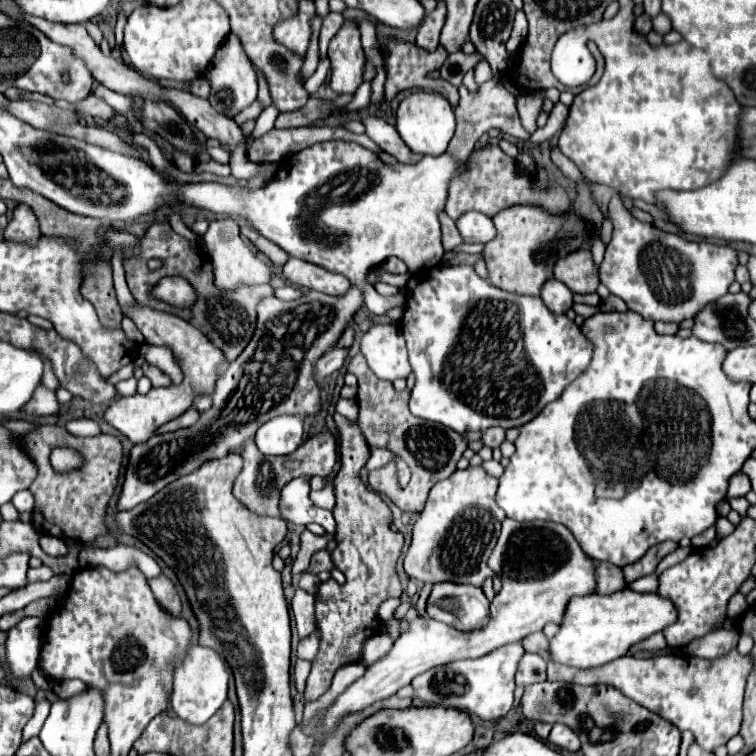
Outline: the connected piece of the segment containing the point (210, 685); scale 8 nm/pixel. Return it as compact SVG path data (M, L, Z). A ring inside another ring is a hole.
M194 645L192 653L188 653L188 661L180 665L180 669L176 669L174 673L172 709L178 713L180 719L188 721L190 725L204 725L226 701L226 691L228 691L228 669L224 659L208 647Z

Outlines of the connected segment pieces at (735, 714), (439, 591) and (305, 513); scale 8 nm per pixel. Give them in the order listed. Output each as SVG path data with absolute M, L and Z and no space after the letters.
M730 649L718 659L704 659L696 655L688 655L688 659L684 659L674 653L654 659L636 659L632 655L624 655L596 669L568 669L566 665L562 667L548 663L548 681L612 685L638 705L674 723L680 731L692 731L696 743L712 753L716 747L726 745L728 739L740 733L744 685L750 669L750 659L744 659L738 649Z
M436 583L428 597L428 617L456 629L478 631L490 621L490 603L480 587Z
M296 477L280 493L280 519L292 525L308 525L318 521L318 507L310 501L310 479Z

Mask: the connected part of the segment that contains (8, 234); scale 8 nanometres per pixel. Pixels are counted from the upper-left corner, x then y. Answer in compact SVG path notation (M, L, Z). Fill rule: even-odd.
M26 205L16 207L12 221L8 223L8 227L4 231L4 239L12 241L12 243L26 243L26 245L34 247L40 237L42 237L42 233L38 229L38 221L36 221L34 213Z

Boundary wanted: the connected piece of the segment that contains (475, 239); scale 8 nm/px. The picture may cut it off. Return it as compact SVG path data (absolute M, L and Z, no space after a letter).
M478 211L464 213L464 217L456 221L456 227L466 243L488 243L496 237L496 227L492 219Z

